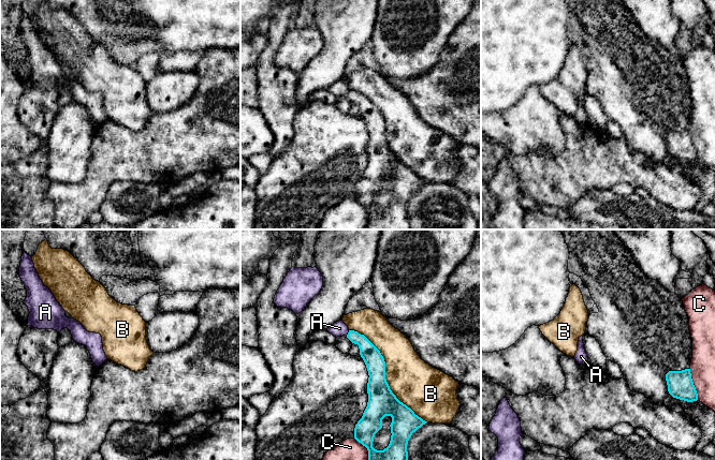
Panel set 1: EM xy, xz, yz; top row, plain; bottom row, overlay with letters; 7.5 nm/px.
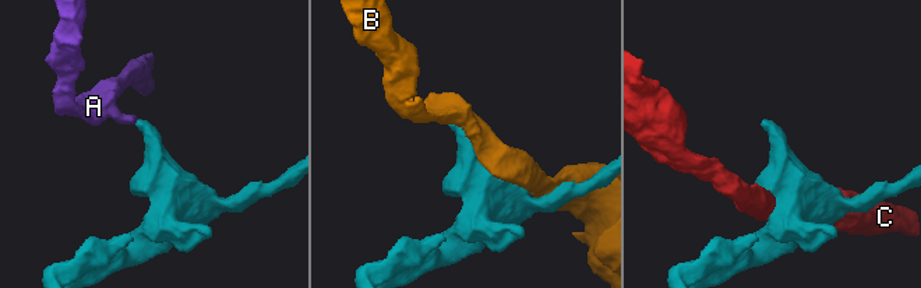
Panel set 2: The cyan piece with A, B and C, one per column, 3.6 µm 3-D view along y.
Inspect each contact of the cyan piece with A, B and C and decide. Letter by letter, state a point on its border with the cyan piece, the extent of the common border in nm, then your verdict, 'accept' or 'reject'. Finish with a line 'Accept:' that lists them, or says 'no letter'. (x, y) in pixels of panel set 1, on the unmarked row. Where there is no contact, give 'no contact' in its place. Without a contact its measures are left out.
A: contact xz (348, 92); length 50 nm; reject
B: contact xz (384, 134); length 900 nm; reject
C: contact yz (692, 144); length 240 nm; reject
Accept: no letter

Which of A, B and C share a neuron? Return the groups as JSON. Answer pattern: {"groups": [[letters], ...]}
{"groups": [["A"], ["B"], ["C"]]}

